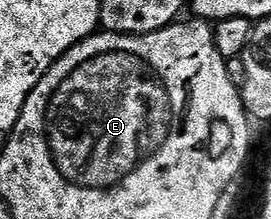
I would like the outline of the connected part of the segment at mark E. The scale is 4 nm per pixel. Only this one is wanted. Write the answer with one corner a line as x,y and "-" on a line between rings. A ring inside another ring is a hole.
113,50
88,60
88,64
80,64
80,68
76,68
76,72
72,72
72,76
68,76
68,80
64,80
64,84
60,84
60,88
54,94
54,98
46,110
46,136
50,140
50,151
55,164
60,168
63,176
72,184
90,186
93,190
108,190
115,186
117,182
124,181
133,172
134,167
138,165
140,161
140,143
147,121
152,113
152,103
156,98
156,89
154,90
152,83
138,82
138,66
140,67
140,60
134,54
129,54
123,50

